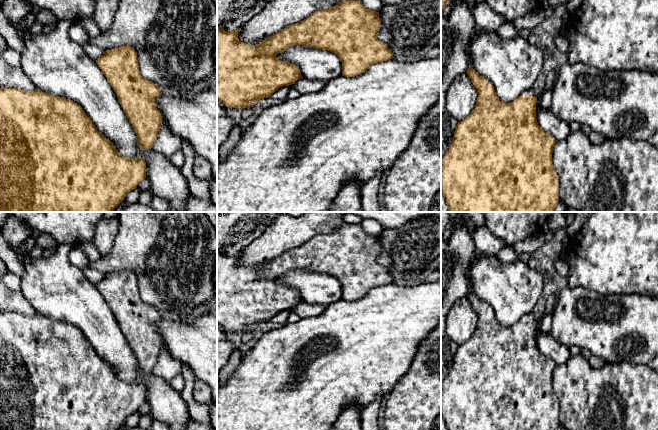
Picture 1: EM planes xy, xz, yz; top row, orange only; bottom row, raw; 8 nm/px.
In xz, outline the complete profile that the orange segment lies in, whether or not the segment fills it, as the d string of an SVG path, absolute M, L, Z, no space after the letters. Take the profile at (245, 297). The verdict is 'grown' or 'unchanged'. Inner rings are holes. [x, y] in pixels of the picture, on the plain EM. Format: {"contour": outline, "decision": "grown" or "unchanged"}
{"contour": "M346 222L332 232L319 233L303 245L285 251L280 256L262 264L258 269L241 266L238 263L241 252L233 256L227 256L217 250L217 324L223 326L226 331L241 333L251 330L251 327L256 325L258 327L257 333L259 334L261 323L271 321L278 312L292 309L302 302L297 289L276 283L279 277L294 269L304 269L335 277L342 286L342 300L358 300L372 289L394 282L387 269L377 263L380 252L379 236L366 233L361 224L348 224Z", "decision": "unchanged"}

